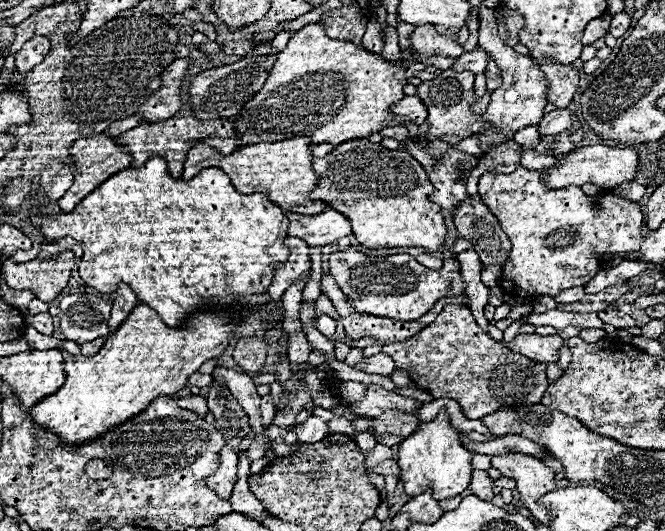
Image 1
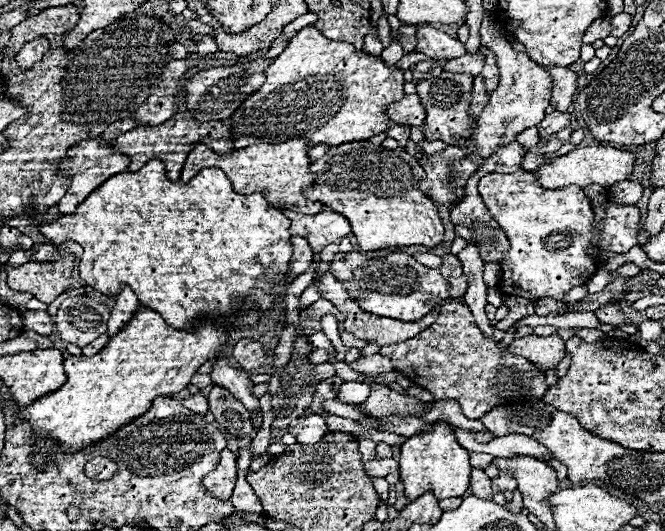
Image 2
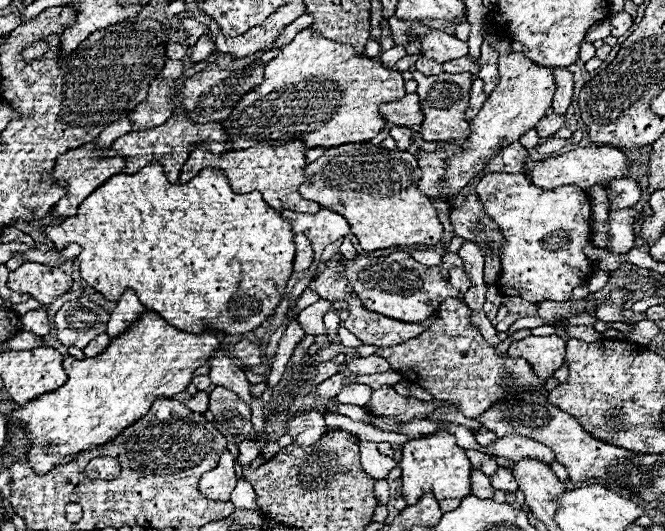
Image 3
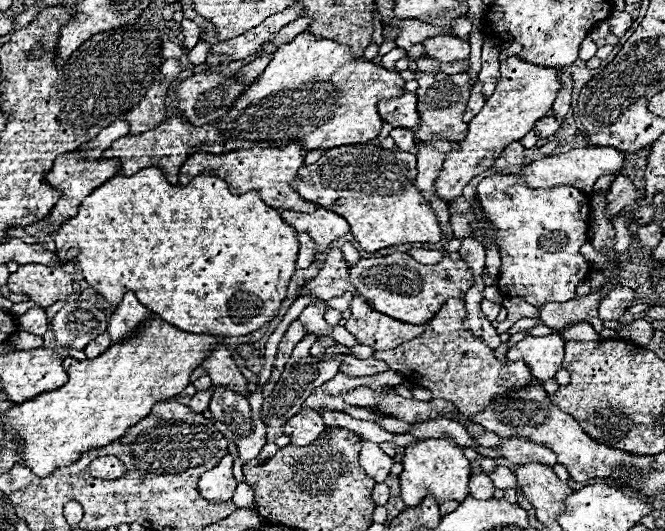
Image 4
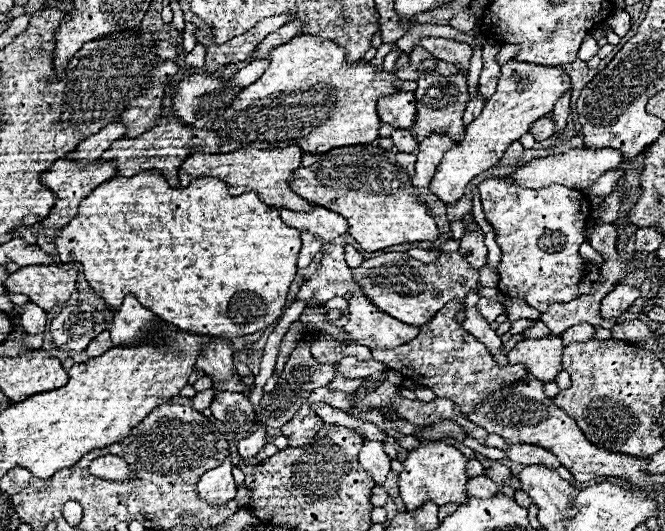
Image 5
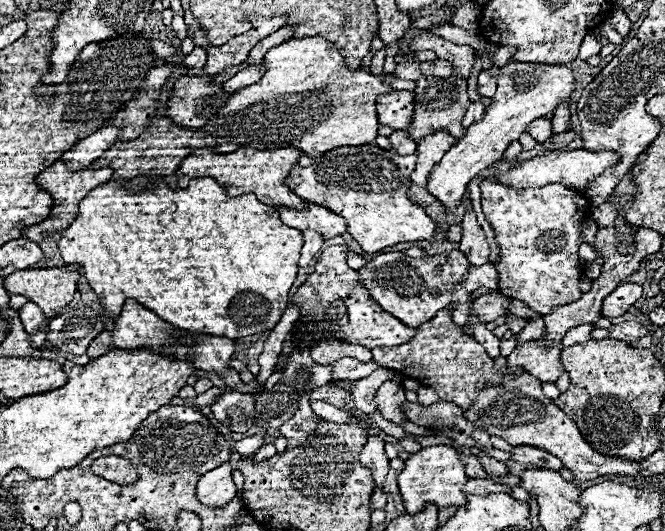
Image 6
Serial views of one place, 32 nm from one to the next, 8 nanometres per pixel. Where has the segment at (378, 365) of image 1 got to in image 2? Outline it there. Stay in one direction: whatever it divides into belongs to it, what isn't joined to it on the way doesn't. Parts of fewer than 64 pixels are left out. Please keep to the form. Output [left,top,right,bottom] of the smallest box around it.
[350,354,392,376]

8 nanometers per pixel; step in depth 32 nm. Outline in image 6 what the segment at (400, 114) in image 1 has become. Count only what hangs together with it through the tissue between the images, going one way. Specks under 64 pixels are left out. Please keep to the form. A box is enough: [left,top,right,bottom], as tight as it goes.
[376,90,414,130]

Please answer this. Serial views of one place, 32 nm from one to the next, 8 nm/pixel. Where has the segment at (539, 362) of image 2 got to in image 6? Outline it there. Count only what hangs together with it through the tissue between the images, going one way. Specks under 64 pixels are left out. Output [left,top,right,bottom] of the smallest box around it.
[506,340,564,384]

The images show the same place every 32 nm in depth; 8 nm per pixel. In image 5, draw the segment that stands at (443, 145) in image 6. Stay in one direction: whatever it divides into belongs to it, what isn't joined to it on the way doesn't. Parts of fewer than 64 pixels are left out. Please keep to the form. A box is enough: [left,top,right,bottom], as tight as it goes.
[414,134,456,188]

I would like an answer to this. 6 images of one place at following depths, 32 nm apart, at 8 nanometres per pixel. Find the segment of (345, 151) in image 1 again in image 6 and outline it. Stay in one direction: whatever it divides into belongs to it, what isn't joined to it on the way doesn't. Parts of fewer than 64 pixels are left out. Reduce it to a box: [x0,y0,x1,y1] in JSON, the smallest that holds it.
[286,144,436,252]

